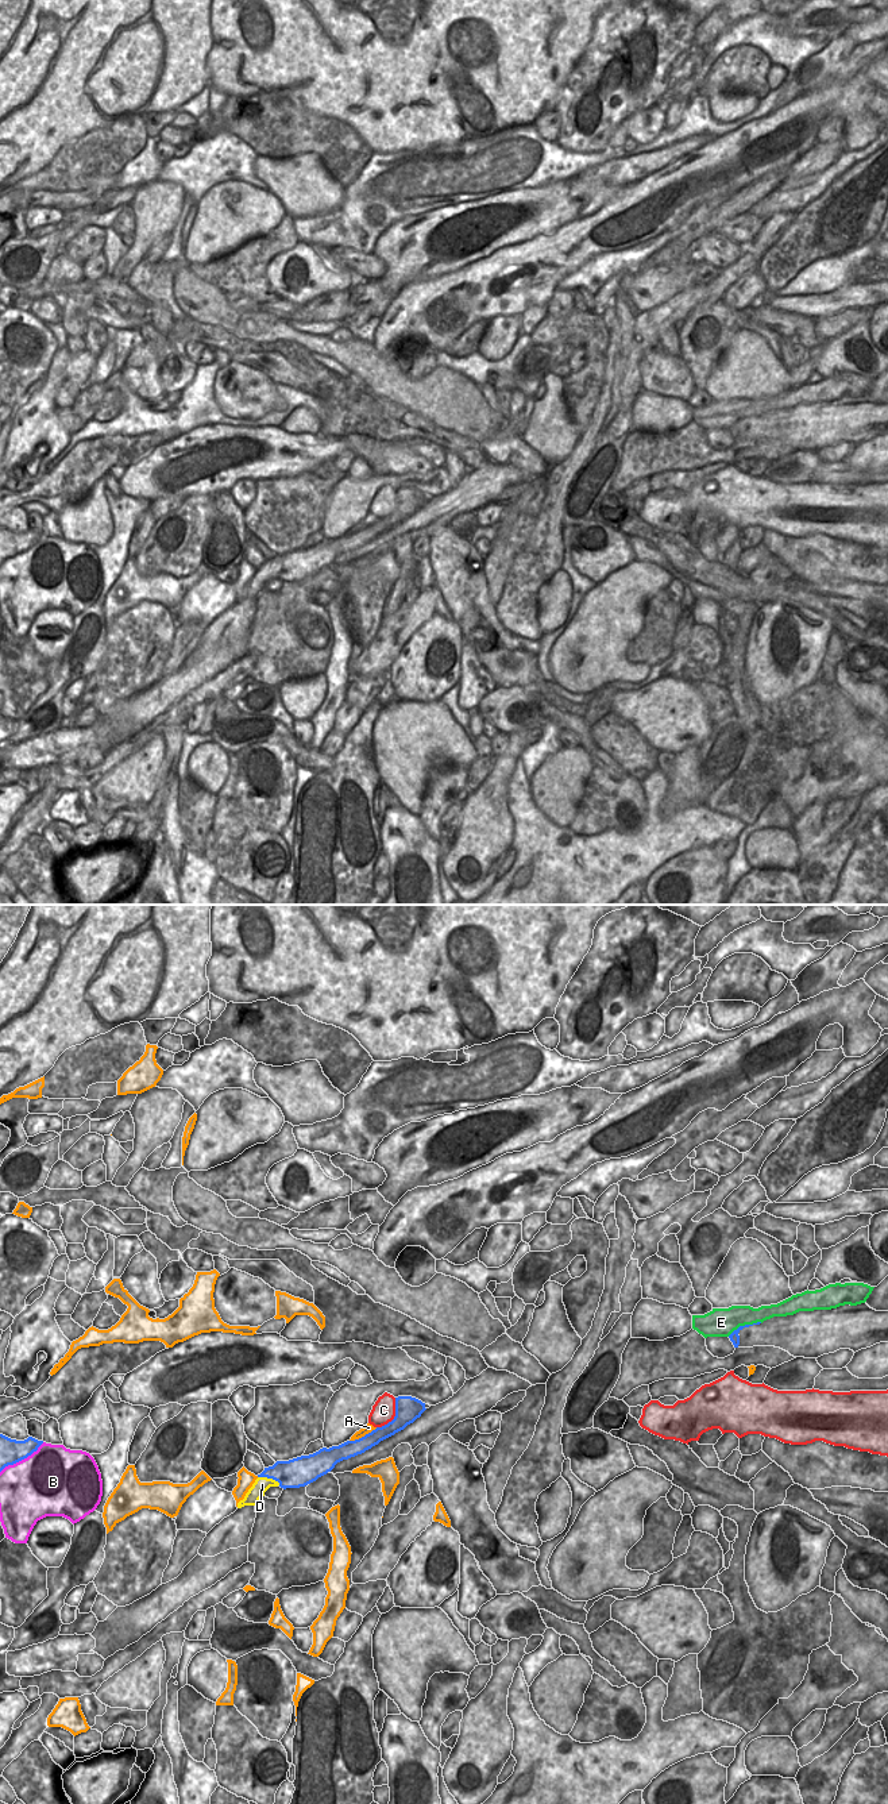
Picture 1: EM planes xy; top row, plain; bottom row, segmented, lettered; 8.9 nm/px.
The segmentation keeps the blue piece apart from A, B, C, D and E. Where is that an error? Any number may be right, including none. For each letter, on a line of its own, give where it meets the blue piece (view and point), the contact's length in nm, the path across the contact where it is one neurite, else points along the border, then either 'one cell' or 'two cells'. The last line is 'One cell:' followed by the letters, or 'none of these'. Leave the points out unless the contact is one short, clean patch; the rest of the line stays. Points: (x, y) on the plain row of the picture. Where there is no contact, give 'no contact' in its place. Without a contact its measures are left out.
A: contact xy (365, 528); length 280 nm; two cells
B: contact xy (22, 551); length 480 nm; two cells
C: contact xy (394, 509); length 320 nm; two cells
D: contact xy (269, 570); length 220 nm; border xy (258, 569), (274, 571), (280, 577); two cells
E: contact xy (745, 417); length 340 nm; two cells
One cell: none of these

